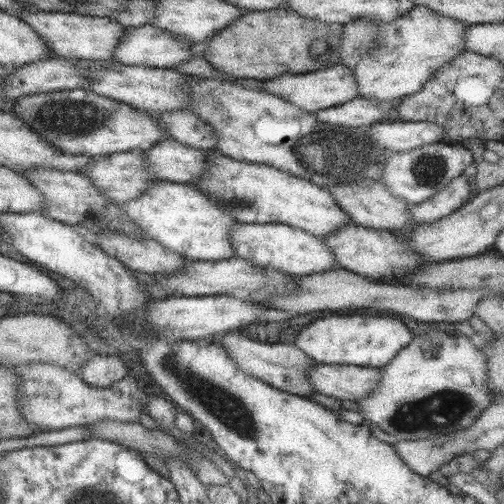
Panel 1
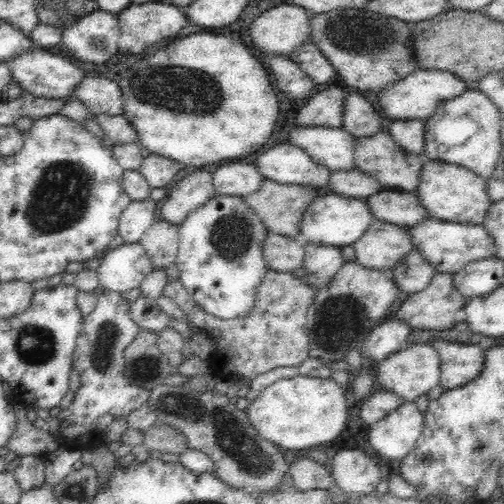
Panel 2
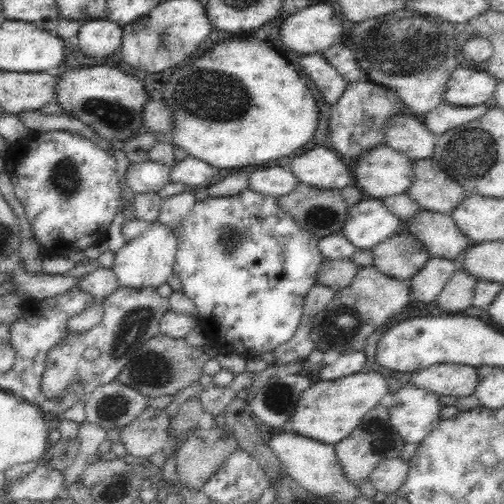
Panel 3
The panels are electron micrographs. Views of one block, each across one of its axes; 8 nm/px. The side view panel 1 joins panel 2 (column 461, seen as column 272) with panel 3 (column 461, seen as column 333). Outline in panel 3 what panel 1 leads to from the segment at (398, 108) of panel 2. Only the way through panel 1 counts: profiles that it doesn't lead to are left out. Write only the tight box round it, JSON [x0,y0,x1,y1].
[444,64,500,106]

